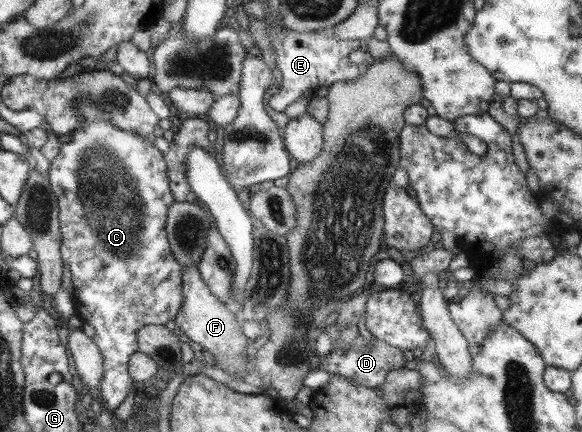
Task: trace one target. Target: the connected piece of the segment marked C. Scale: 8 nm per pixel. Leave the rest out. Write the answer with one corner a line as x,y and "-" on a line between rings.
81,99
75,101
76,119
78,126
70,133
71,139
67,143
61,144
59,155
49,162
47,169
48,182
57,200
58,205
58,224
60,227
60,258
62,265
70,269
71,283
73,286
73,301
76,315
81,321
93,328
94,334
92,341
99,349
103,359
103,379
97,391
98,400
104,403
103,408
109,413
123,402
127,393
132,387
132,380
128,375
128,361
133,353
137,352
137,330
144,325
165,325
167,321
174,320
176,313
181,307
181,276
182,265
172,256
168,239
166,238
165,224
167,219
167,208
174,202
171,190
169,189
169,178
166,170
166,163
163,155
155,148
152,137
141,137
139,134
126,132
117,129
101,110
95,106
84,102

